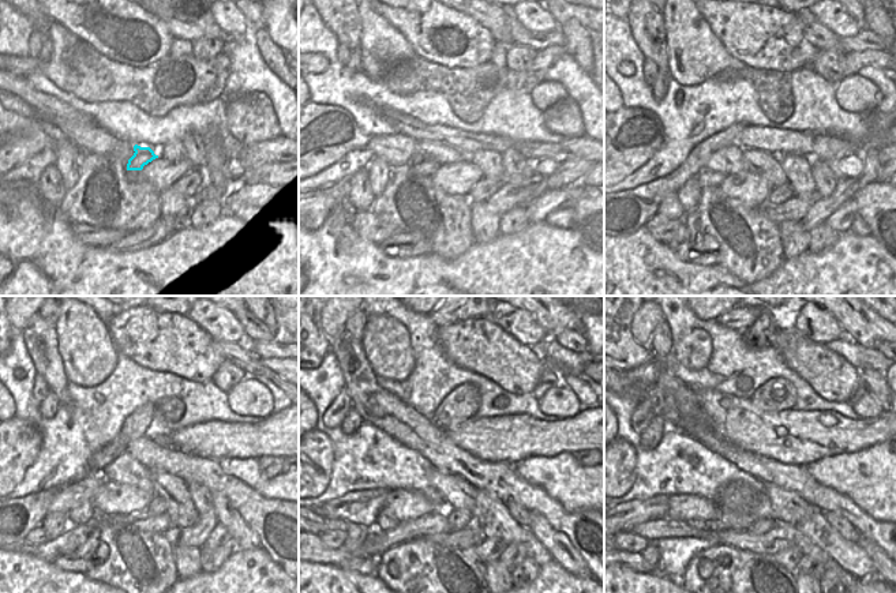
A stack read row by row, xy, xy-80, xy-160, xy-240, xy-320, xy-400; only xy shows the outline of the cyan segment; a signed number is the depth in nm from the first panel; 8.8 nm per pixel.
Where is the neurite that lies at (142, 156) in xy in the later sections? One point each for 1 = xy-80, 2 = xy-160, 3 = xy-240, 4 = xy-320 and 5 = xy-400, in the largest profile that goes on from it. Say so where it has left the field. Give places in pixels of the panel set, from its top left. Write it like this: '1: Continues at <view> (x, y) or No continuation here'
1: Continues at xy-80 (426, 166)
2: Continues at xy-160 (707, 177)
3: Continues at xy-240 (75, 494)
4: Continues at xy-320 (362, 507)
5: Continues at xy-400 (637, 511).

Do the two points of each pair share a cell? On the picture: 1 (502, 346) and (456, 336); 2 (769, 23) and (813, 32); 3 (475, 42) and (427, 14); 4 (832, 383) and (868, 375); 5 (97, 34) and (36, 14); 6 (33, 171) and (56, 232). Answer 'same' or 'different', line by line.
1: same
2: different
3: same
4: different
5: different
6: different

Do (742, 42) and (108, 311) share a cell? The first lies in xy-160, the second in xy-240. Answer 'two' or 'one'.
two

